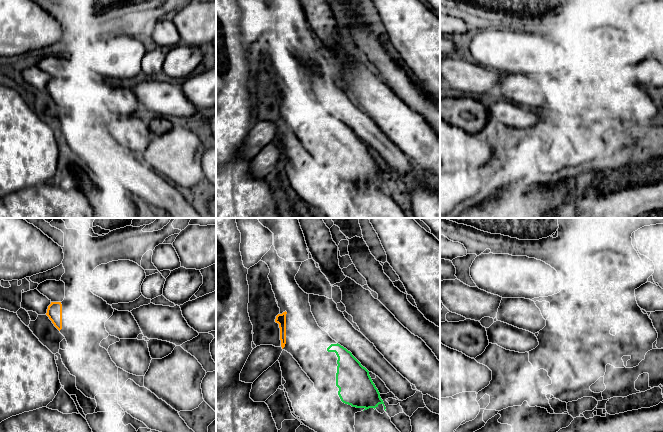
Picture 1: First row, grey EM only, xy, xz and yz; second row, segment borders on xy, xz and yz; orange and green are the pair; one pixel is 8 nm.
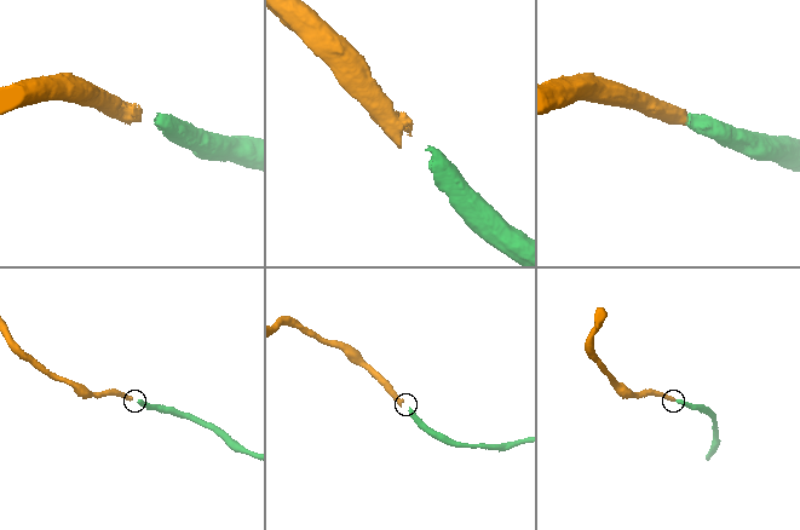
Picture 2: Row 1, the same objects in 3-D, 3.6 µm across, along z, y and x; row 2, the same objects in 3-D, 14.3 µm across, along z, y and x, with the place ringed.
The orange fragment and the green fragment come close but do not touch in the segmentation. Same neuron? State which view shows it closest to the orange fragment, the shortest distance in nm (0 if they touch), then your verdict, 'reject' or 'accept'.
view xz; gap 340 nm; accept

